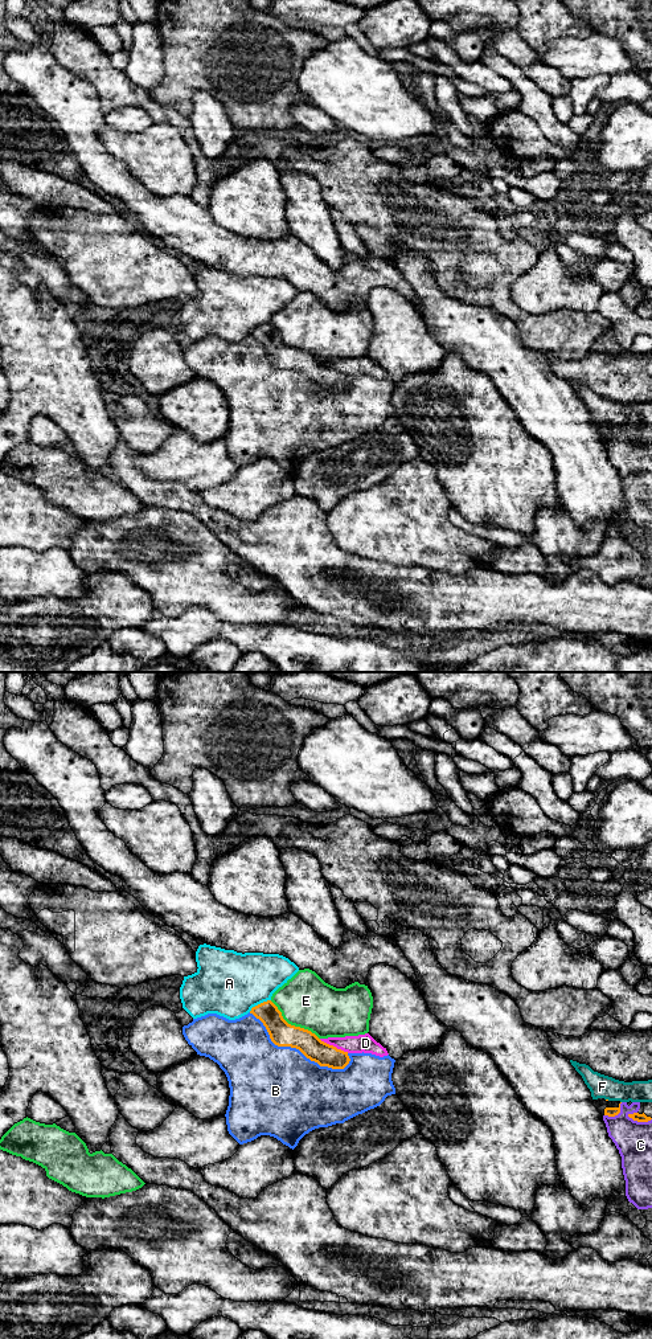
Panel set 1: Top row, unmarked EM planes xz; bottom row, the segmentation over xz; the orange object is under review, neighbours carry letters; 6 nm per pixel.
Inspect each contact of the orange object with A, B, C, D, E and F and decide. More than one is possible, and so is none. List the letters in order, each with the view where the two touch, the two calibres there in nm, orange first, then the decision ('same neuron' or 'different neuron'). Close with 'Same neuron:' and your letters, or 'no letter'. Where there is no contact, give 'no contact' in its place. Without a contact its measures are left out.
A: contact in xz; calibres 150 and 400 nm; different neuron
B: contact in xz; calibres 150 and 480 nm; different neuron
C: contact in xz; calibres 50 and 220 nm; different neuron
D: contact in xz; calibres 140 and 110 nm; different neuron
E: contact in xz; calibres 150 and 320 nm; different neuron
F: no contact; different neuron
Same neuron: no letter

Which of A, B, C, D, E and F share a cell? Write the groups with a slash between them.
A / B / C F / D / E

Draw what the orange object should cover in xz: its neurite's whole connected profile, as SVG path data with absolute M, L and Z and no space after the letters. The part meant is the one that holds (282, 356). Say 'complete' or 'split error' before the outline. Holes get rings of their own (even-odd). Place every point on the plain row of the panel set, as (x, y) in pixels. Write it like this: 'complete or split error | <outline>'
complete | M271 323L253 329L250 336L263 345L278 369L296 370L311 384L332 392L344 392L350 384L348 374L321 364L308 352L288 347Z

